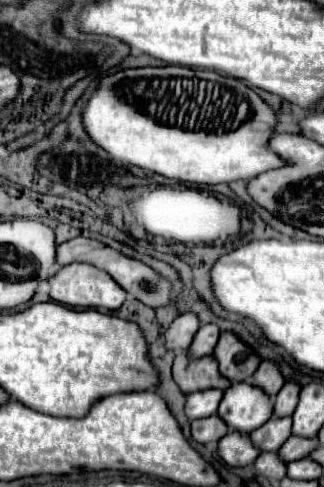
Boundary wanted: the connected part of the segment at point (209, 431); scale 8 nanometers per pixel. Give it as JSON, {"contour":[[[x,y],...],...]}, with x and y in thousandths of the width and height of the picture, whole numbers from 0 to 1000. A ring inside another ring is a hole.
{"contour":[[[654,852],[654,856],[636,856],[636,860],[593,864],[586,889],[593,889],[599,906],[648,910],[648,906],[685,901],[704,889],[704,877],[698,877],[698,869],[673,852]]]}

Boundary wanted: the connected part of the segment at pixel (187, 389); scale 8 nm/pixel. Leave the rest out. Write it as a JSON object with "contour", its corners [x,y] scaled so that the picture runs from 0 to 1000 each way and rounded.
{"contour":[[[556,725],[537,737],[531,754],[531,774],[543,791],[562,799],[562,807],[599,807],[599,803],[630,803],[630,799],[685,799],[698,803],[710,795],[710,782],[679,770],[673,745],[660,741],[654,729],[636,729],[623,737],[586,737],[568,725]]]}

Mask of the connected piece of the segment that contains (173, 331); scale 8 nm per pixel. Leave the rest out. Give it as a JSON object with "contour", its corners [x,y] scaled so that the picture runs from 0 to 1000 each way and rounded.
{"contour":[[[562,643],[549,647],[525,671],[506,680],[506,713],[519,721],[562,721],[586,708],[599,684],[611,680],[617,659],[599,643]]]}

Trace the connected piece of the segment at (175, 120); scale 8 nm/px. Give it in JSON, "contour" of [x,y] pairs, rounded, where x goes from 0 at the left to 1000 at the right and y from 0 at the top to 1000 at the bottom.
{"contour":[[[549,133],[426,138],[377,142],[333,158],[315,158],[284,199],[265,207],[265,220],[253,224],[253,257],[278,290],[340,314],[346,326],[475,351],[543,372],[636,380],[710,376],[735,368],[765,372],[796,355],[877,339],[864,322],[821,306],[821,290],[833,285],[852,257],[846,228],[747,166],[630,142],[586,142]]]}

